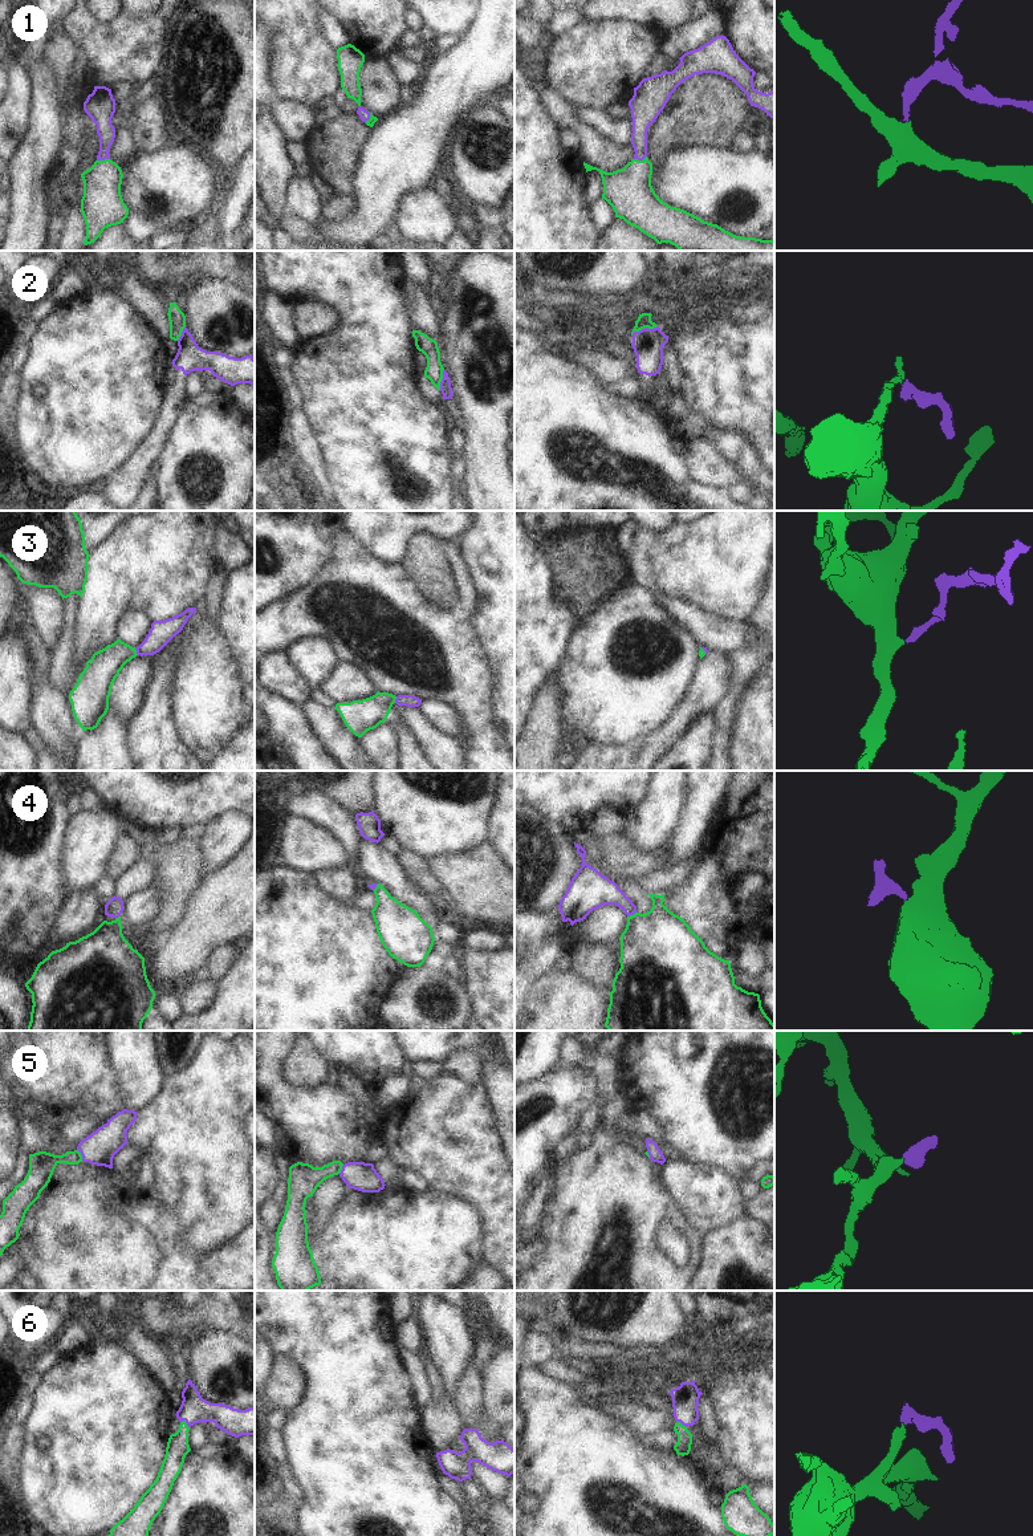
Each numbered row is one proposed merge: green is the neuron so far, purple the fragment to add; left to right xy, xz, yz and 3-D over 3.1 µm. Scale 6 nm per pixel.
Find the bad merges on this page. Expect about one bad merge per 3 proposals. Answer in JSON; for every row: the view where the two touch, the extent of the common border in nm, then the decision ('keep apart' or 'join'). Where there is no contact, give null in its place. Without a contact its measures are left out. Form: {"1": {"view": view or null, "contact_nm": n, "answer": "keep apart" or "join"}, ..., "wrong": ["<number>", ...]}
{"1": {"view": "xy", "contact_nm": 80, "answer": "join"}, "2": {"view": "yz", "contact_nm": 170, "answer": "keep apart"}, "3": {"view": "xy", "contact_nm": 50, "answer": "join"}, "4": {"view": "yz", "contact_nm": 70, "answer": "join"}, "5": {"view": "xy", "contact_nm": 80, "answer": "keep apart"}, "6": {"view": "xy", "contact_nm": 70, "answer": "join"}, "wrong": ["2", "5"]}

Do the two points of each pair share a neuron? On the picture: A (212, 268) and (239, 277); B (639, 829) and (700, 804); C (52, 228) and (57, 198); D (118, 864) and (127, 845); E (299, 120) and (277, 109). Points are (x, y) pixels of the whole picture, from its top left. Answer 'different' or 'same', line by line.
A: same
B: different
C: same
D: same
E: same

